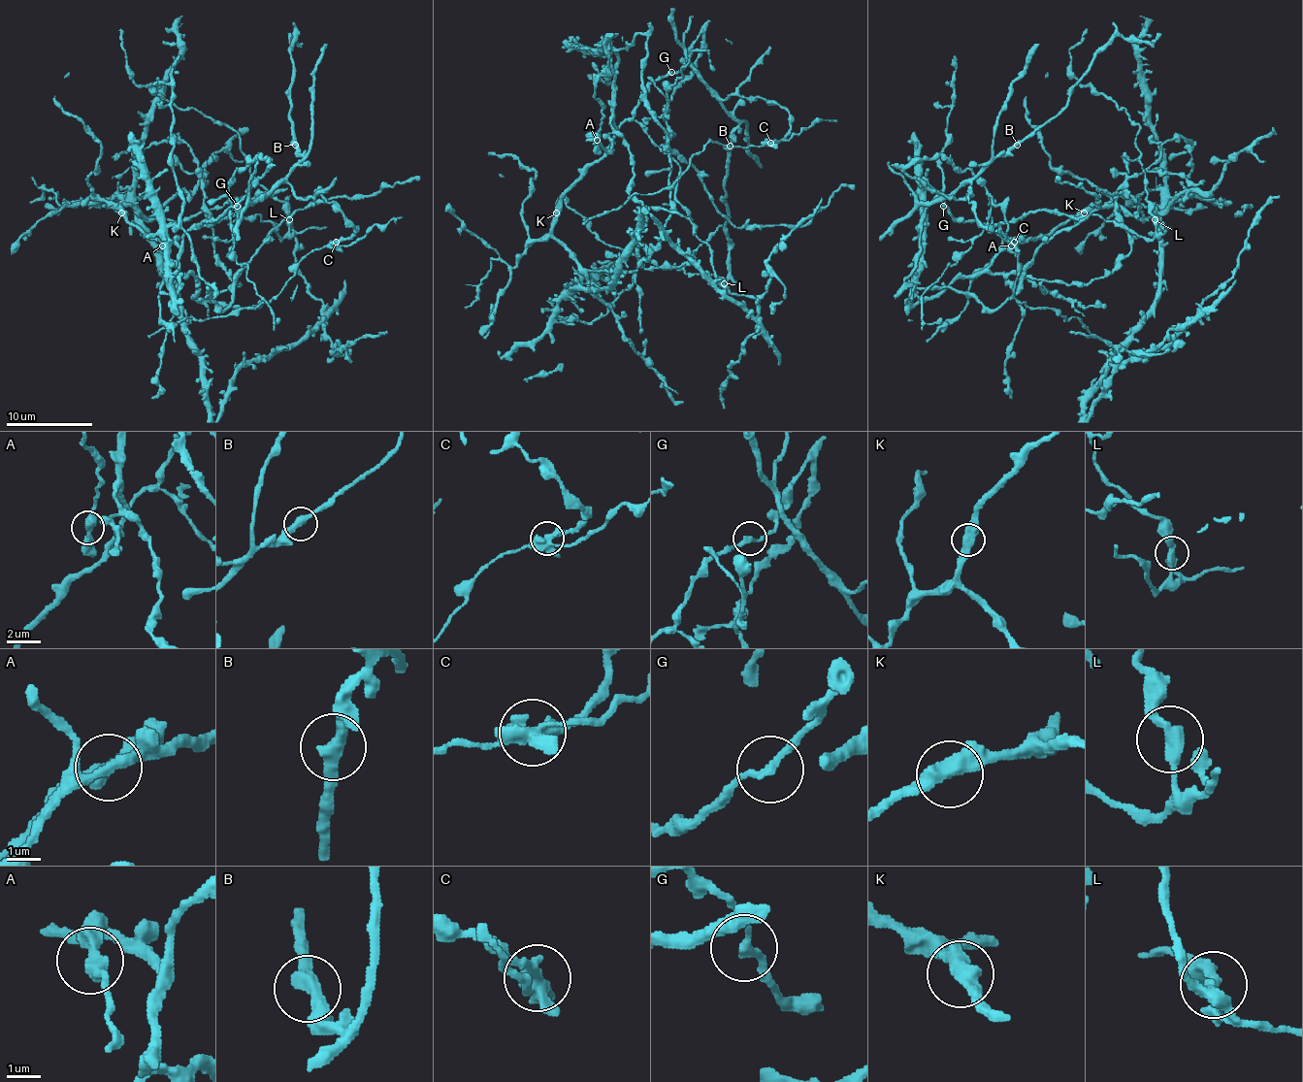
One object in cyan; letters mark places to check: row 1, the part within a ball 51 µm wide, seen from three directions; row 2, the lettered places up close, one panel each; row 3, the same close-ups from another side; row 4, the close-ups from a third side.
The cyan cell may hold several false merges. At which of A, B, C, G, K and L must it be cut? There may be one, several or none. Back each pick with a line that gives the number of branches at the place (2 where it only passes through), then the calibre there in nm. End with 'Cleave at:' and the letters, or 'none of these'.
C: 4 | 420 nm
G: 2 | 200 nm
L: 2 | 360 nm
Cleave at: C, G, L

